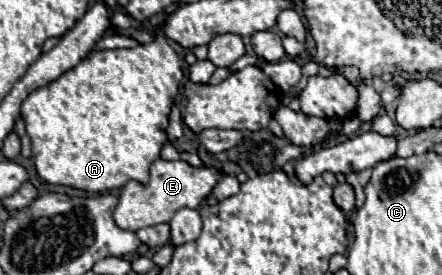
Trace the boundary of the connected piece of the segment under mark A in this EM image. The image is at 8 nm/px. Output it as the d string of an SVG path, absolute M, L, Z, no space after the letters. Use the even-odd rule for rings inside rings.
M155 39L149 45L139 45L135 49L103 49L103 51L91 51L85 59L81 59L79 65L75 65L73 69L69 69L67 73L63 73L59 79L51 81L45 87L35 89L21 105L21 117L25 121L25 129L27 135L31 139L31 151L35 155L35 167L37 173L43 181L47 183L59 183L59 185L69 185L69 187L77 187L83 191L91 191L91 193L101 193L107 189L121 189L129 179L135 179L139 183L147 183L149 181L149 165L159 157L159 151L167 139L167 125L169 125L169 111L171 111L171 103L173 97L177 95L179 83L184 78L184 71L181 69L181 57L169 47L169 43L163 39Z

